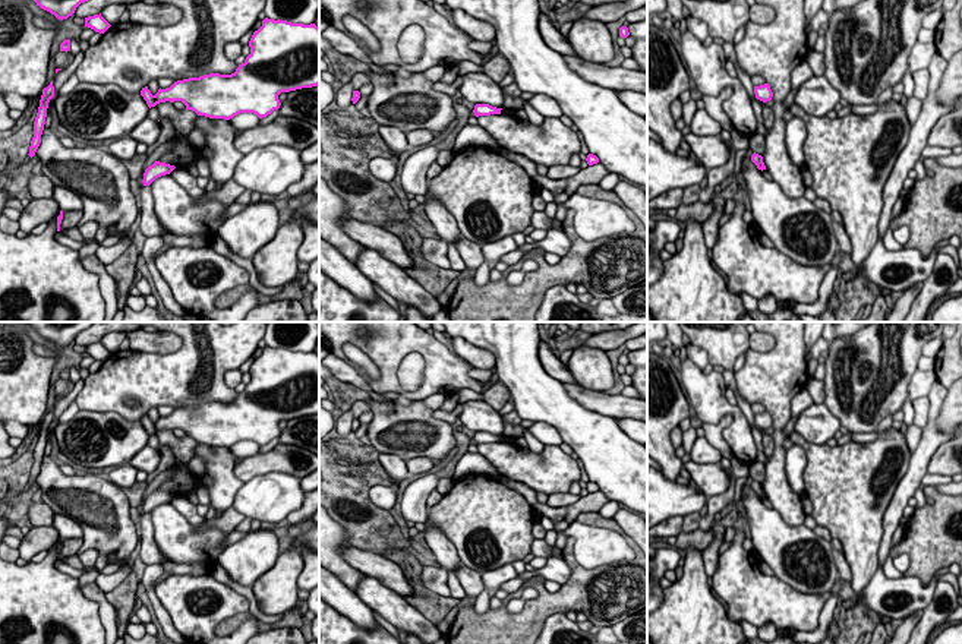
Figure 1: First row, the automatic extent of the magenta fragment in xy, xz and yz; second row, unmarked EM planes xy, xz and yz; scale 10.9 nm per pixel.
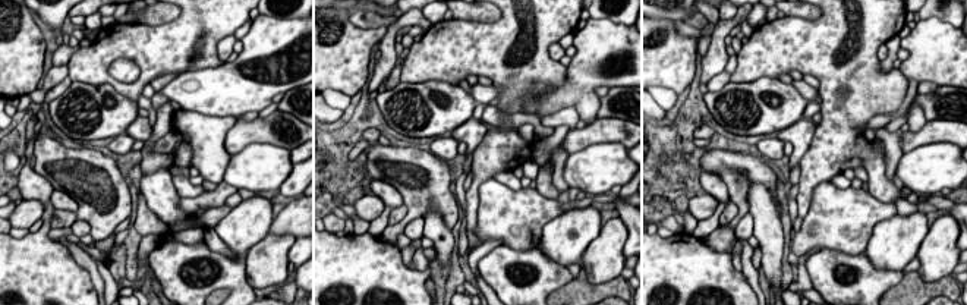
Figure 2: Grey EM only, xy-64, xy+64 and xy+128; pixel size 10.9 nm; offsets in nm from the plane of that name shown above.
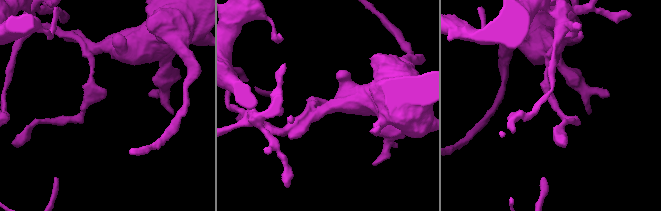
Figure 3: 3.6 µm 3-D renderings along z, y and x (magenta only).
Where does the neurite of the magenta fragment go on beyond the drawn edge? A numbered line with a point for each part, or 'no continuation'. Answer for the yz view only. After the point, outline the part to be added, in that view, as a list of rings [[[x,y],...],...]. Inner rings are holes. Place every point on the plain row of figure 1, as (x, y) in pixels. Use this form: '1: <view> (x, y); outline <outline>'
no continuation

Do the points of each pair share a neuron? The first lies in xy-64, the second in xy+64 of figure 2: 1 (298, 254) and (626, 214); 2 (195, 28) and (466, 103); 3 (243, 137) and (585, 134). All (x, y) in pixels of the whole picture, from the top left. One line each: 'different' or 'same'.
1: same
2: different
3: same

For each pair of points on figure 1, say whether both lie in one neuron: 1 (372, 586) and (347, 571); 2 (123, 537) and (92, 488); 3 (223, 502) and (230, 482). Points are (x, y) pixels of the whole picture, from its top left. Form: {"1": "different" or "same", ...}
{"1": "different", "2": "same", "3": "same"}

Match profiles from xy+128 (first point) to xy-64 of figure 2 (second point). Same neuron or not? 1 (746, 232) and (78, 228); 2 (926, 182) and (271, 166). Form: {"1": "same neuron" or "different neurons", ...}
{"1": "same neuron", "2": "same neuron"}

